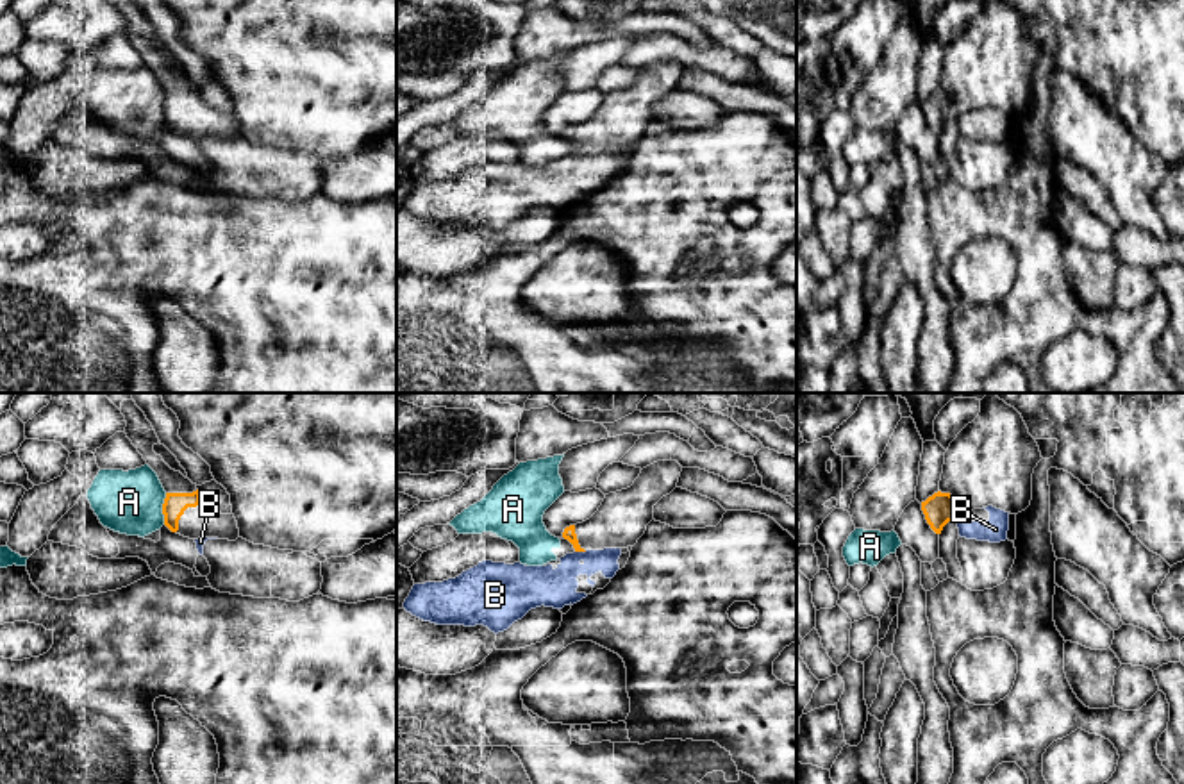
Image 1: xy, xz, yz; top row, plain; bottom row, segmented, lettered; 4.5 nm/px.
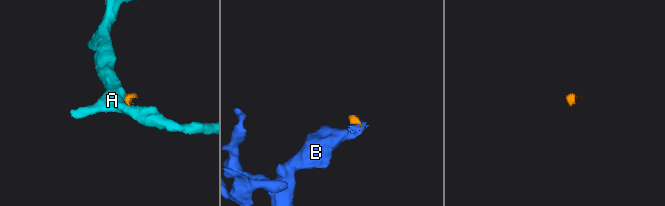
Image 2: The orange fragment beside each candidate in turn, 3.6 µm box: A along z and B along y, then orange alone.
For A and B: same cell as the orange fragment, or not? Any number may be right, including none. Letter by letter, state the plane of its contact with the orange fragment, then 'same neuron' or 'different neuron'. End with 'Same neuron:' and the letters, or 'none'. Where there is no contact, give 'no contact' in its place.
A: xy | different neuron
B: xz | different neuron
Same neuron: none

